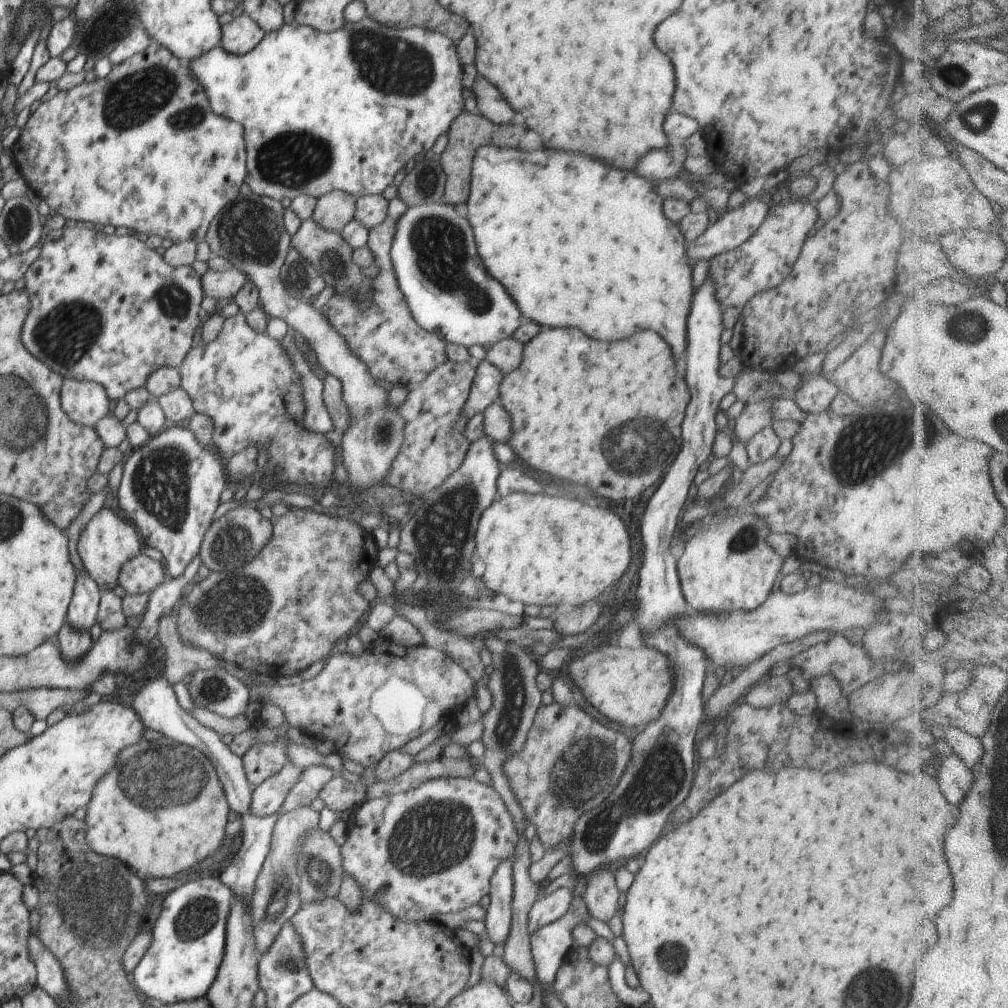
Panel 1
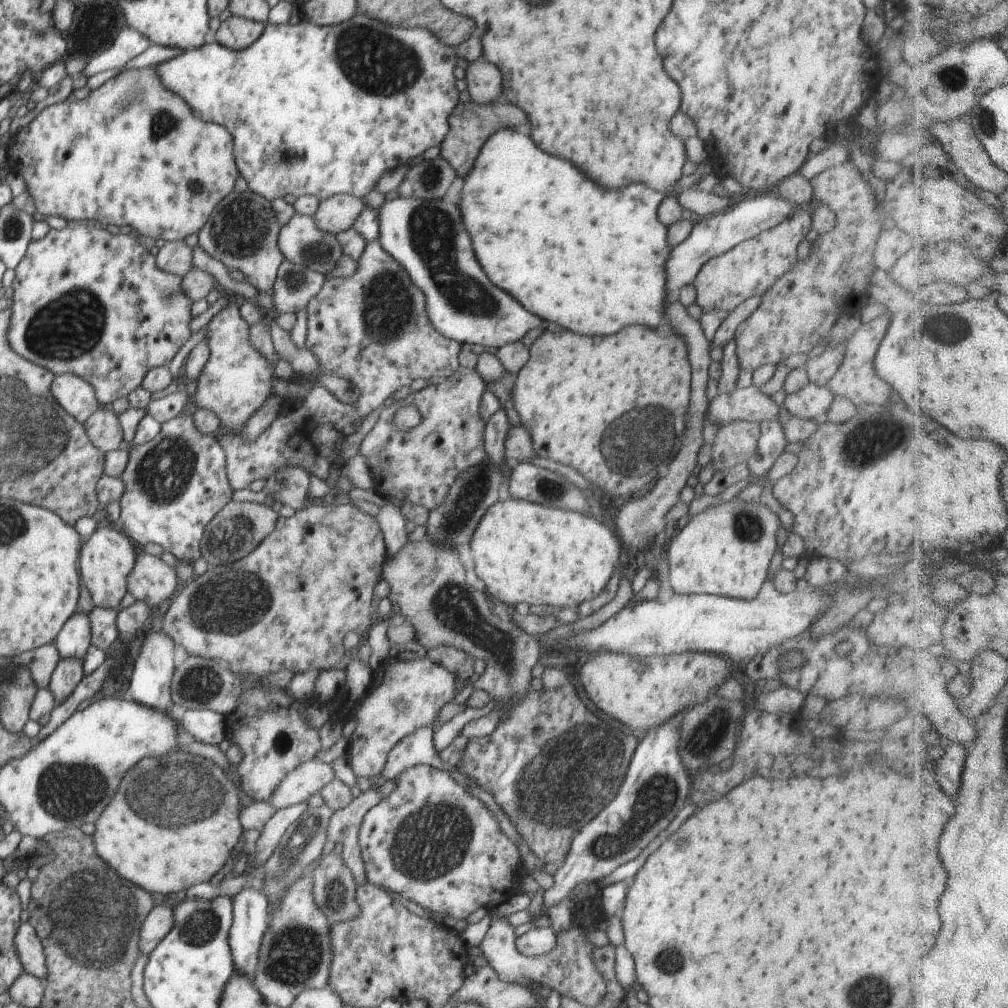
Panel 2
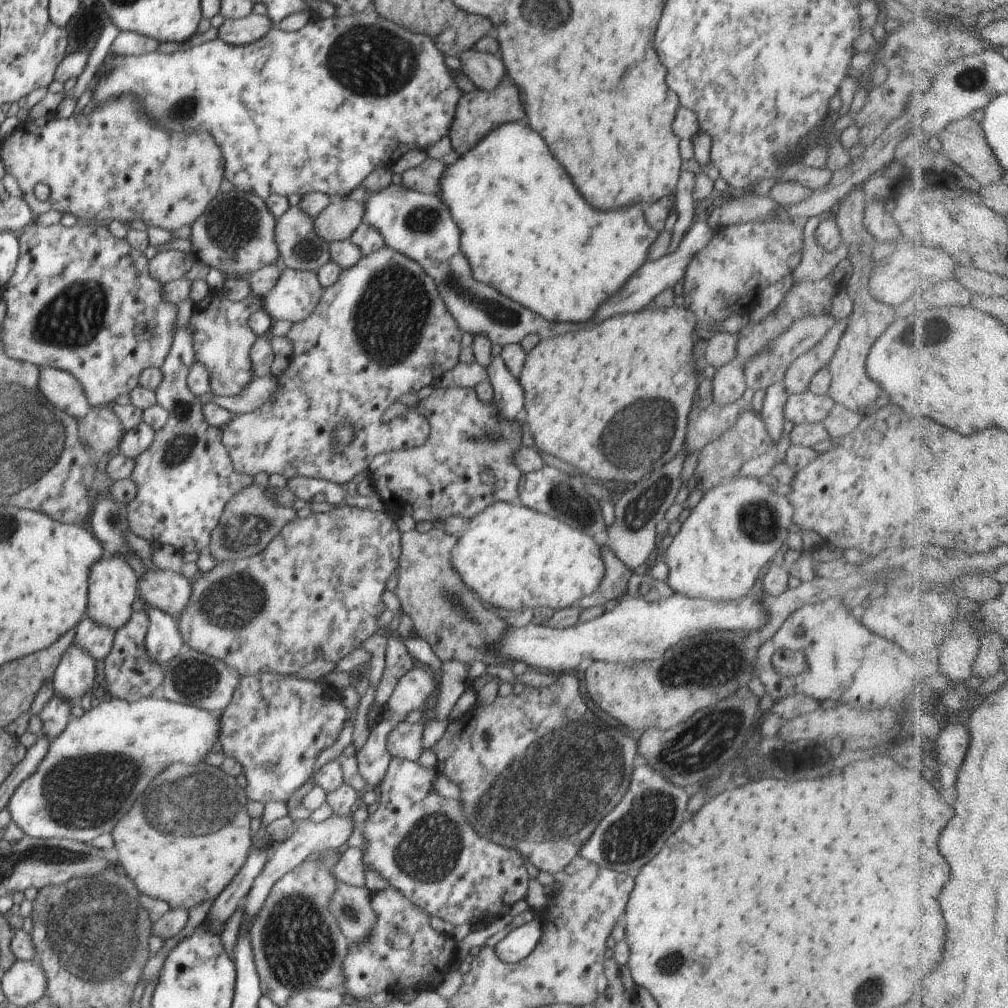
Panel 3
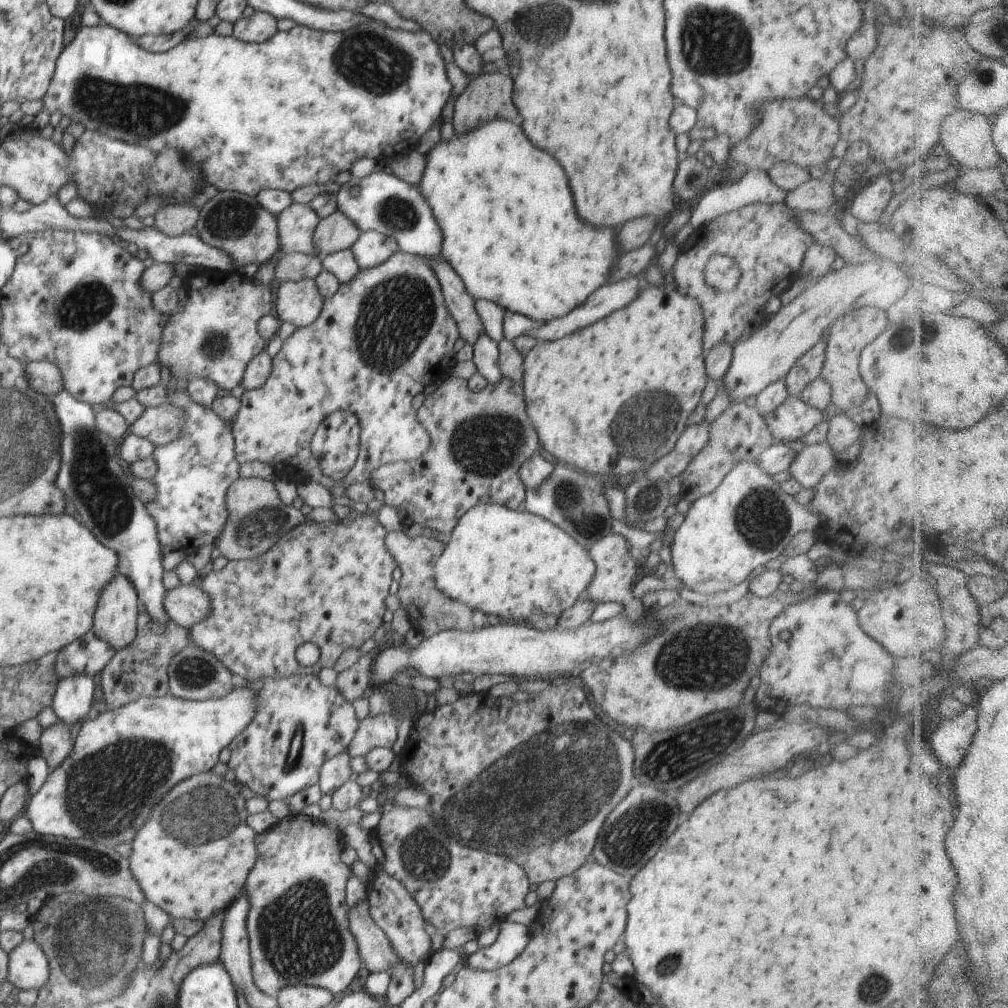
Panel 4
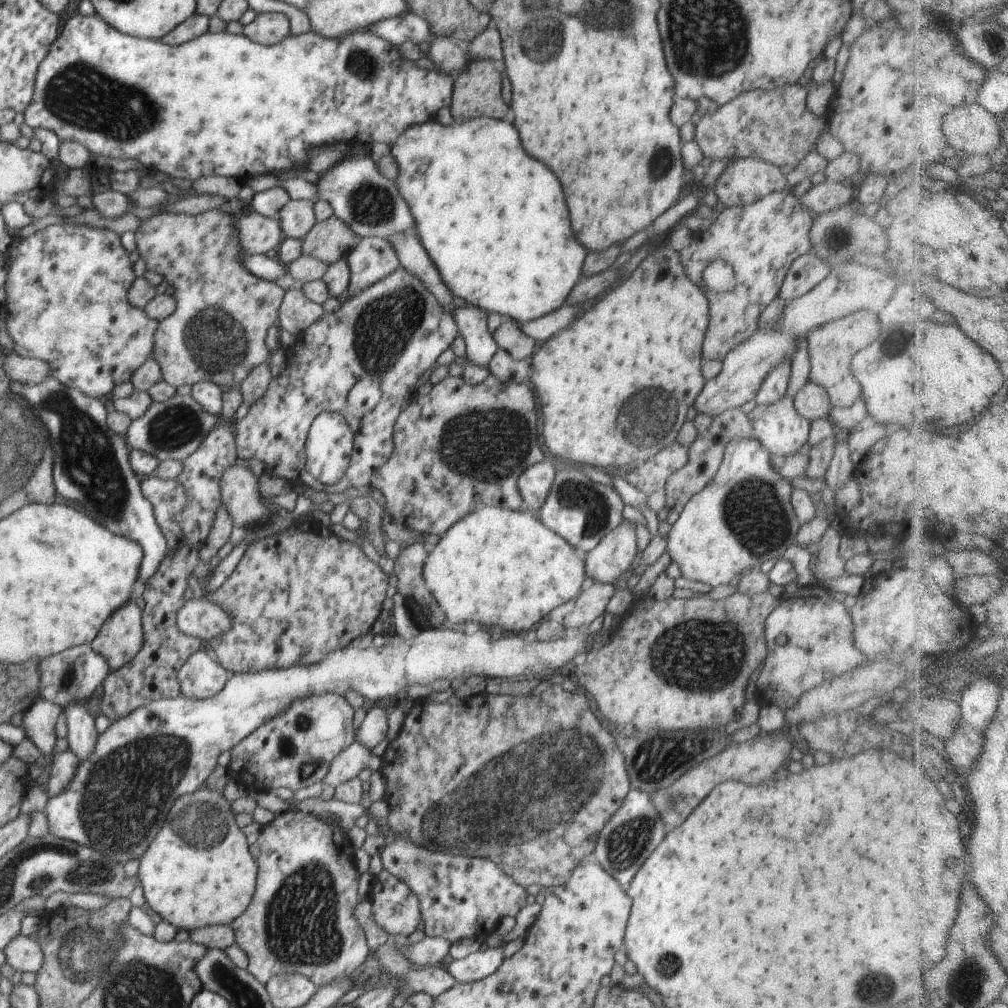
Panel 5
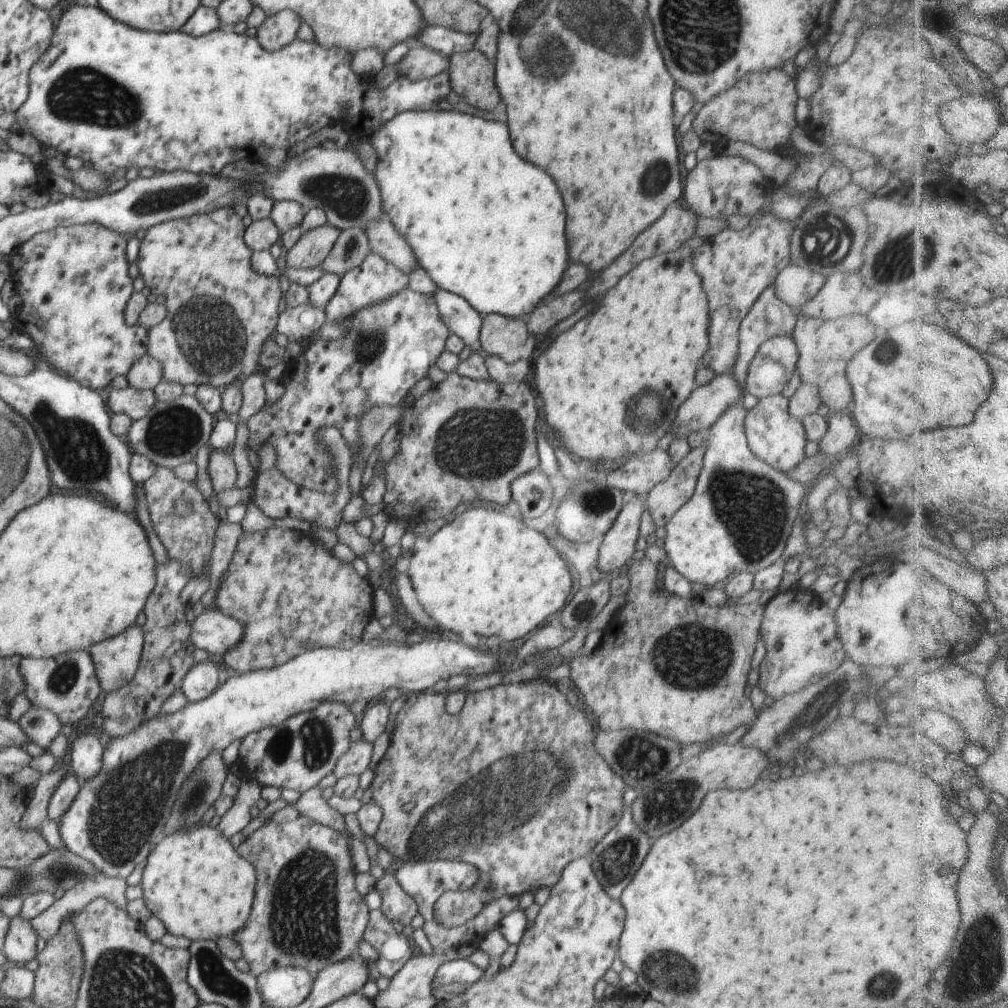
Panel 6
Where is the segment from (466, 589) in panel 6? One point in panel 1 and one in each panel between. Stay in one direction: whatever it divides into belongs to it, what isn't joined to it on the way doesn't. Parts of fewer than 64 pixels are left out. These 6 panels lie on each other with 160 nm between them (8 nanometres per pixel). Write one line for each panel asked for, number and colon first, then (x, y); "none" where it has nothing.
1: (539, 549)
2: (524, 552)
3: (519, 559)
4: (512, 564)
5: (499, 567)

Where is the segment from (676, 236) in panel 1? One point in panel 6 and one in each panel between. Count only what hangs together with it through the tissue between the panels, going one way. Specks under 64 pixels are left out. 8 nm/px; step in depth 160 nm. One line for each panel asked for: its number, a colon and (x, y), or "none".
2: (593, 261)
3: (524, 225)
4: (511, 233)
5: (494, 221)
6: (467, 204)

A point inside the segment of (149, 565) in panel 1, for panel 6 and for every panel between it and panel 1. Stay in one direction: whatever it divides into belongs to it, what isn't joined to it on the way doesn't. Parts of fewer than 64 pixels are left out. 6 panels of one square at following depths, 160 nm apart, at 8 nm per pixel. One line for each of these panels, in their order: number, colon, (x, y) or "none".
2: (152, 581)
3: (168, 591)
4: (186, 605)
5: (198, 617)
6: (213, 631)

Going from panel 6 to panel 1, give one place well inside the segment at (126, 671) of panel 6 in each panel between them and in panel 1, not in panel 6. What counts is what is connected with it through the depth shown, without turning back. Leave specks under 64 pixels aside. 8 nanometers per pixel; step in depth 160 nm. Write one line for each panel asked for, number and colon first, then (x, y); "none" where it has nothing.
1: (107, 542)
2: (107, 557)
3: (113, 584)
4: (115, 621)
5: (121, 637)

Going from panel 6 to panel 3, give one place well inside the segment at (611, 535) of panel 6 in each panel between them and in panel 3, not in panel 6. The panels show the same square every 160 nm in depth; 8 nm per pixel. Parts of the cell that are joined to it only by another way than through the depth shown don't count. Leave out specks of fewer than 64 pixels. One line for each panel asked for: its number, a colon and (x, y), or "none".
3: (613, 587)
4: (613, 557)
5: (611, 559)

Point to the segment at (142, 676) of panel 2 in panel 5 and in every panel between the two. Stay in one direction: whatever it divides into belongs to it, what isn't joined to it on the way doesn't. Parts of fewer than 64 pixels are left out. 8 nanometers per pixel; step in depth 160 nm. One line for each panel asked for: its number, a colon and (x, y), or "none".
3: (163, 641)
4: (97, 484)
5: (91, 469)

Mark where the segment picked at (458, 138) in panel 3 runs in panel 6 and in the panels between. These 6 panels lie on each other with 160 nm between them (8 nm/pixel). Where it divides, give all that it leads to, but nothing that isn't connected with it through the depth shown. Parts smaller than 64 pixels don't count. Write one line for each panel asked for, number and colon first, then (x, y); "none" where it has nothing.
4: (487, 96)
5: (477, 92)
6: (472, 75)

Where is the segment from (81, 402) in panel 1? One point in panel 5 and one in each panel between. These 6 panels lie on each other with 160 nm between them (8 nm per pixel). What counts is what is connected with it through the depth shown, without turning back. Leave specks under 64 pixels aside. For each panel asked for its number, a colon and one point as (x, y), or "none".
2: (76, 396)
3: (61, 388)
4: (45, 377)
5: (25, 370)

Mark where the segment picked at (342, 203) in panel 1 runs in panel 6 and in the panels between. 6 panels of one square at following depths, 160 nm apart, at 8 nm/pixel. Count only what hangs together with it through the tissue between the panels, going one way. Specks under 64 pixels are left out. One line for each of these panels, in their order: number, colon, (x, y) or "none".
2: (336, 214)
3: (336, 223)
4: (336, 232)
5: (331, 240)
6: (310, 250)

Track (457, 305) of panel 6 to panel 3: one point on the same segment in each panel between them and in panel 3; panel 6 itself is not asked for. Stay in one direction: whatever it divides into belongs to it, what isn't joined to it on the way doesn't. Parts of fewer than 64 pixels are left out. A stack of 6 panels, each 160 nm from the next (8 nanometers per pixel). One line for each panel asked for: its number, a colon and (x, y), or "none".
3: (508, 395)
4: (485, 351)
5: (471, 321)

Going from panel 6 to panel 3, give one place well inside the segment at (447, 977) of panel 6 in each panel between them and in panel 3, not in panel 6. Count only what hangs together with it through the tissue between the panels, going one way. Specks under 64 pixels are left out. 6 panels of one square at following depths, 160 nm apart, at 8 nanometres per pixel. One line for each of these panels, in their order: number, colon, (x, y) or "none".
3: (520, 942)
4: (513, 937)
5: (478, 965)

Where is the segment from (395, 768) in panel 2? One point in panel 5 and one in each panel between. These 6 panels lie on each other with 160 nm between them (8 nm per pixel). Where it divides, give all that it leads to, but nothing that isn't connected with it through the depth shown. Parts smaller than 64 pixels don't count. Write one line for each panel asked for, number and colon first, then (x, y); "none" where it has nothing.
3: (405, 741)
4: (378, 731)
5: (374, 729)

